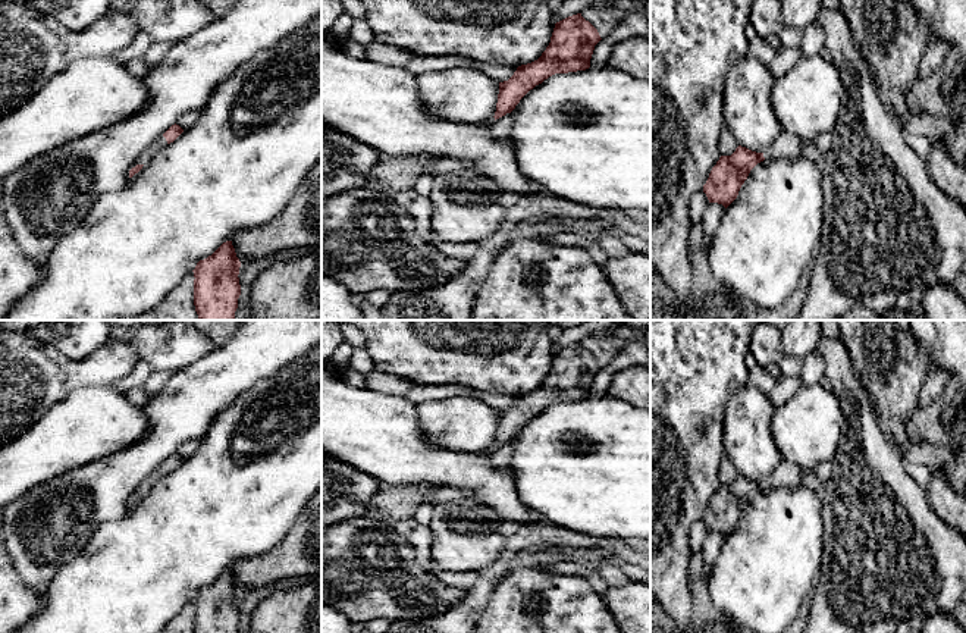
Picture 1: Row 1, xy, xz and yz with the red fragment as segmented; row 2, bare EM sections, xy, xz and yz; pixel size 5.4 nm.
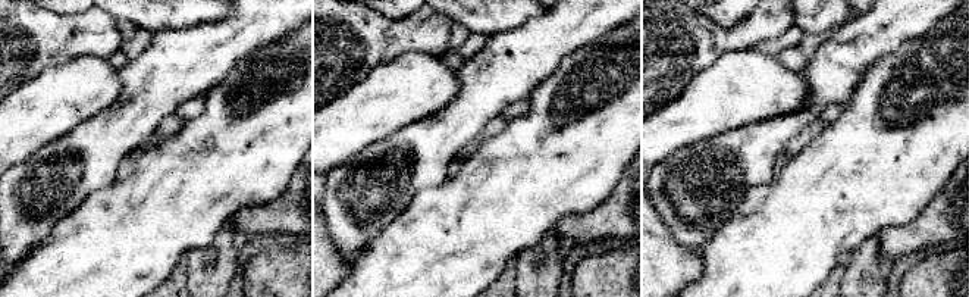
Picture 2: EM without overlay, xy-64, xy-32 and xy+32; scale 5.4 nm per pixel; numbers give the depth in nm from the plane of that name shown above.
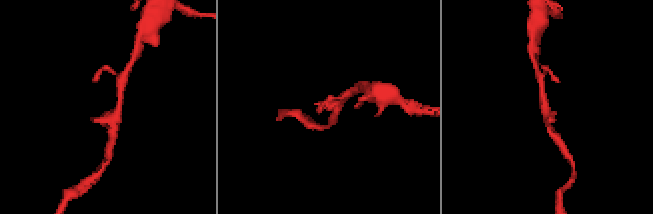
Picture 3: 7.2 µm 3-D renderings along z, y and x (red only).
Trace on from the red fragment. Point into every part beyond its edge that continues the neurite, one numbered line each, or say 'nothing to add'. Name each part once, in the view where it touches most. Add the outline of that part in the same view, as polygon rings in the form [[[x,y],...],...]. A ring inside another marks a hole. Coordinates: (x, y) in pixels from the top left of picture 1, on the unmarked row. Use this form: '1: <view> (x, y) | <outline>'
1: xy (160, 472) | [[[161,464],[160,467],[156,469],[156,471],[150,477],[147,477],[142,482],[142,485],[139,486],[139,489],[137,492],[134,492],[132,496],[135,496],[137,493],[145,493],[145,492],[148,492],[166,474],[167,474],[167,470]]]

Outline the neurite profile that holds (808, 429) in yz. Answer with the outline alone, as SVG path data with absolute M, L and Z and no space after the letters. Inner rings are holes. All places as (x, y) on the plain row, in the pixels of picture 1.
M824 382L797 391L785 404L775 408L771 422L774 442L782 460L806 470L834 458L844 426L846 419L841 404Z

